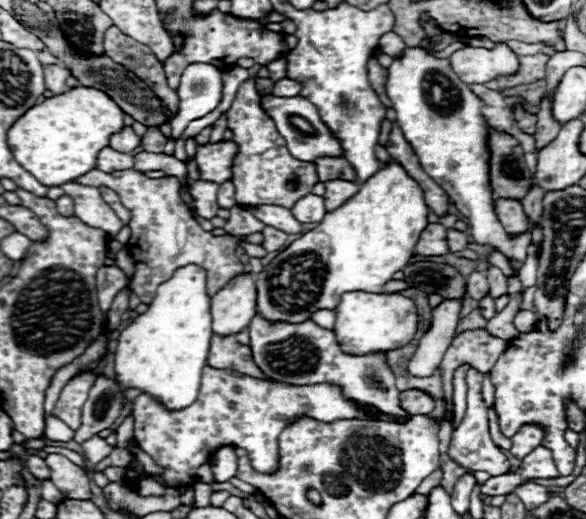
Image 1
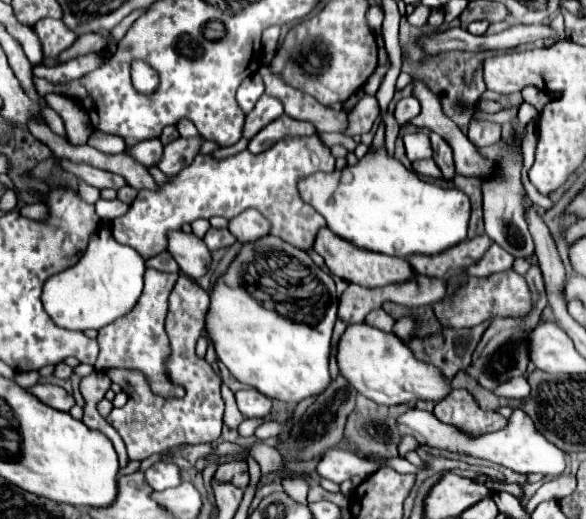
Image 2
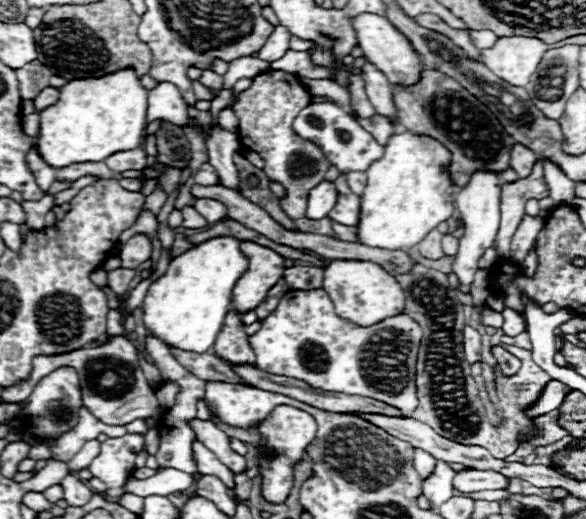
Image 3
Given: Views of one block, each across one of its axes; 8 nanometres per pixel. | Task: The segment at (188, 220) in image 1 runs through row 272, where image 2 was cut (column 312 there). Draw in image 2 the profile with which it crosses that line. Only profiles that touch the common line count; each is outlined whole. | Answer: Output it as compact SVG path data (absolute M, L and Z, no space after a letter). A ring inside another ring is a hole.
M318 134L284 138L262 154L250 154L244 150L224 160L198 154L184 172L172 176L170 184L162 186L158 192L140 190L130 212L112 220L112 236L116 242L134 248L144 260L148 260L166 250L168 230L180 230L182 224L190 224L198 218L208 220L212 216L224 216L230 220L246 208L256 208L270 222L270 234L300 250L310 250L316 232L326 226L326 220L300 198L296 184L300 178L318 170L332 172L334 162L336 158Z

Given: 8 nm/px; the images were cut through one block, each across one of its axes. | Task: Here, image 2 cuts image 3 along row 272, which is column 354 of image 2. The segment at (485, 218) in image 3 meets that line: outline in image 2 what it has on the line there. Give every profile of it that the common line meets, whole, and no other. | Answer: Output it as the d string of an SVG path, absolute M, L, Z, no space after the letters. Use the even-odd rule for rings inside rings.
M334 448L334 450L328 450L318 466L316 466L316 472L322 476L322 478L328 478L332 482L338 482L342 484L344 480L350 480L352 476L360 476L360 478L368 478L374 470L378 470L376 462L380 462L382 458L368 458L368 460L360 460L356 454L348 452L348 450L340 450L340 448Z

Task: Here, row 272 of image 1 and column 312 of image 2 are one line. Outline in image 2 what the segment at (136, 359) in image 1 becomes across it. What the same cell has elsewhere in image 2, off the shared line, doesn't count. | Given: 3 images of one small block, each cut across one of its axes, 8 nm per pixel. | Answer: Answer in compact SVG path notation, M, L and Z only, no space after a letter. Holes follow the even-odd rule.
M384 134L374 136L370 152L366 152L358 164L346 166L344 170L334 172L316 172L298 182L298 192L306 204L312 204L324 218L326 226L336 232L338 236L344 236L346 240L352 240L352 244L360 248L368 248L374 252L384 252L390 256L406 258L412 252L420 254L440 254L450 246L456 246L466 238L468 220L470 220L470 200L464 192L456 188L440 188L432 182L422 180L416 172L404 168L394 156L386 156L384 146Z

